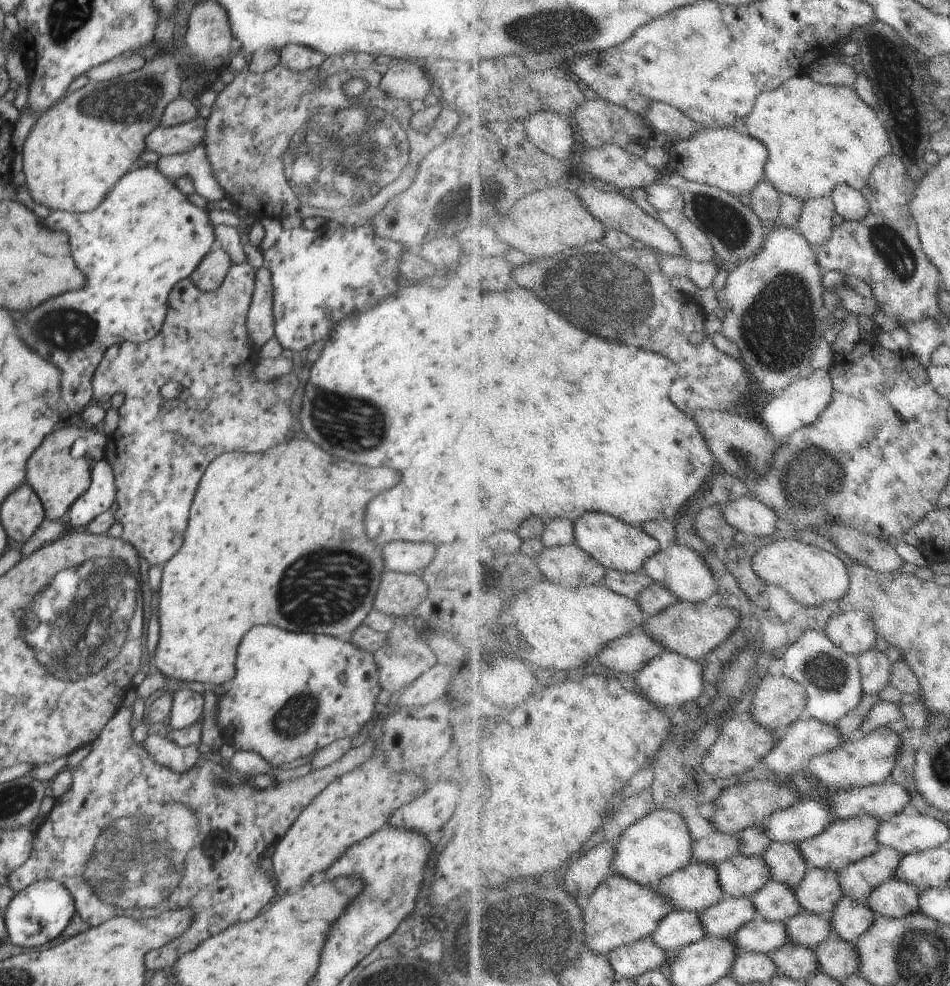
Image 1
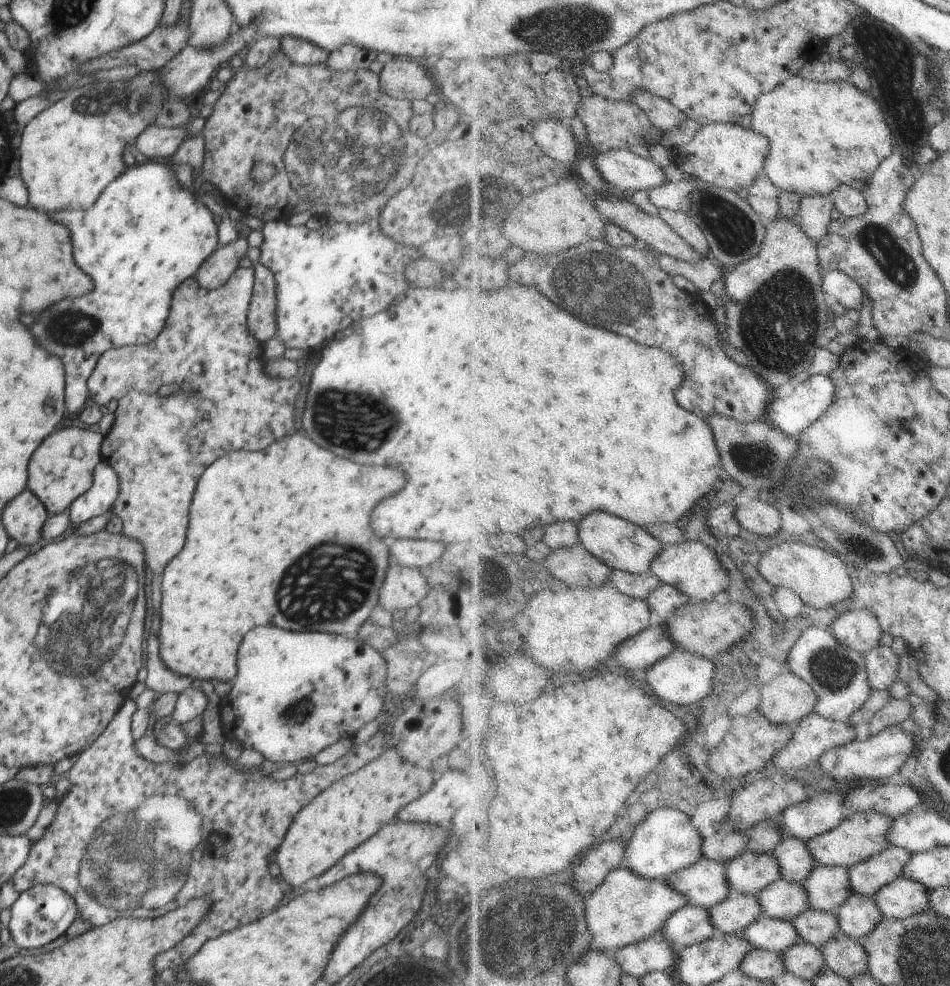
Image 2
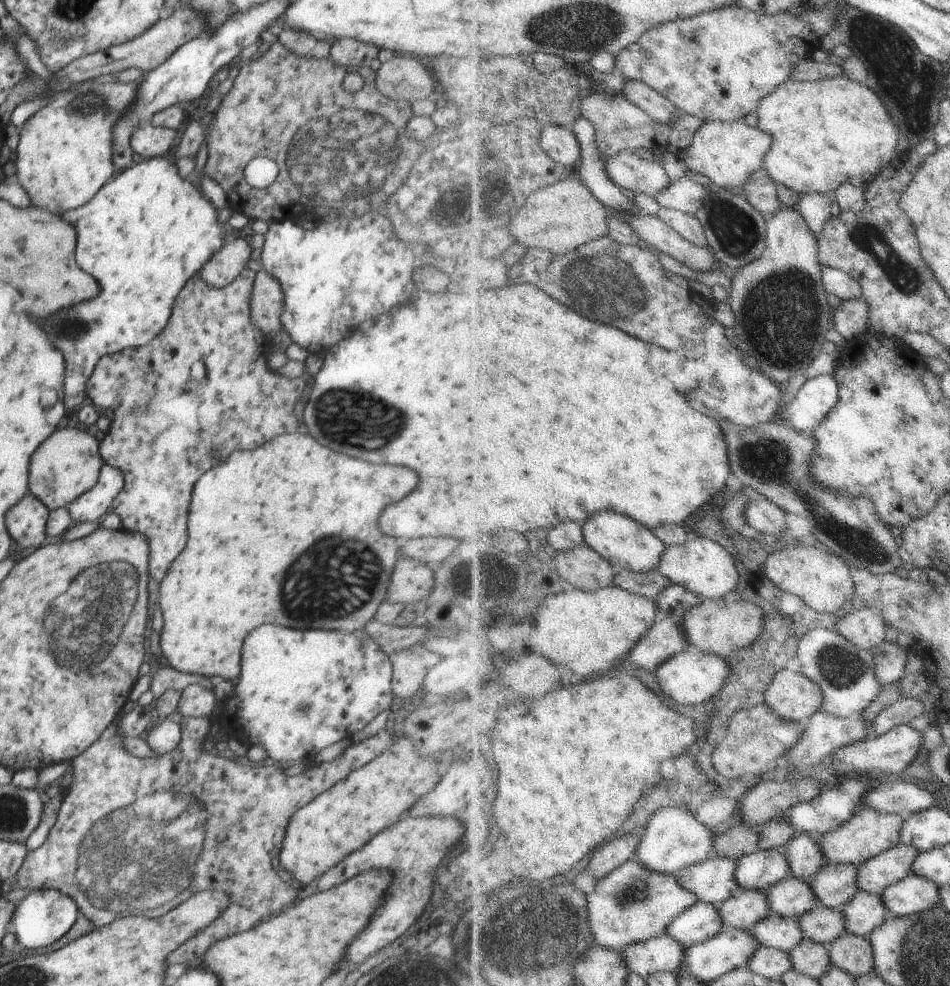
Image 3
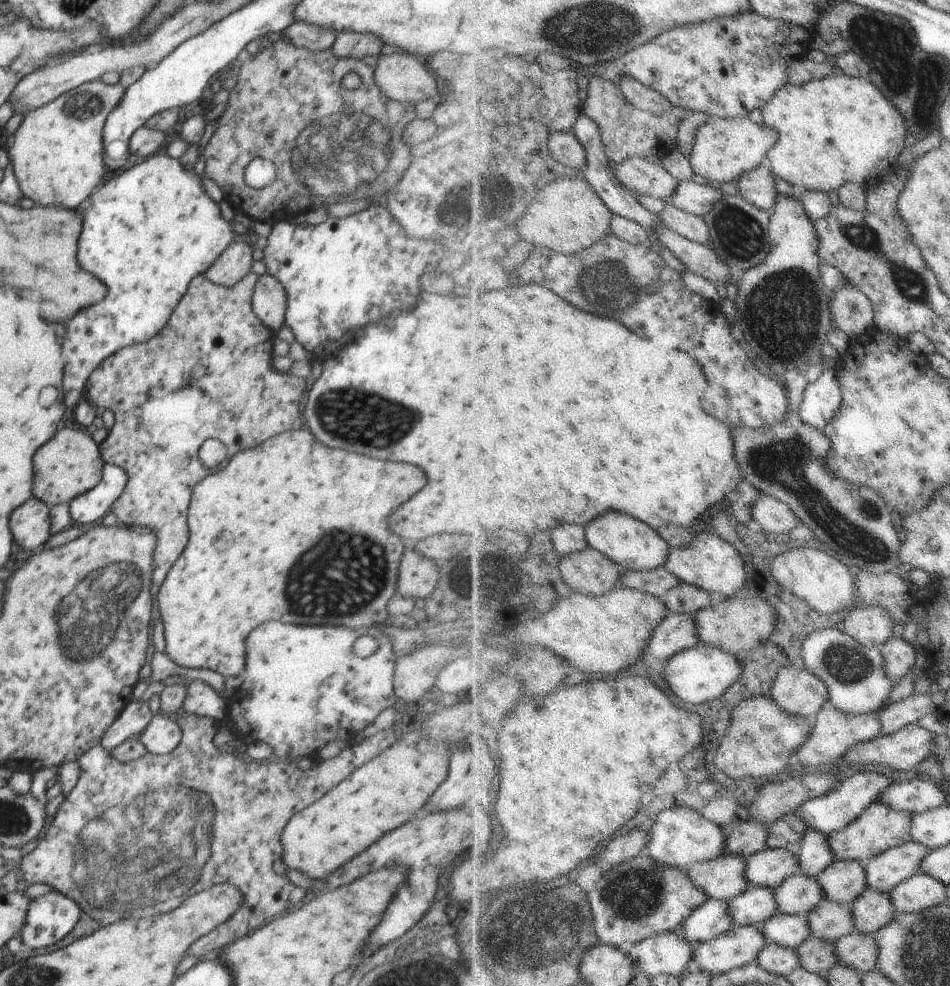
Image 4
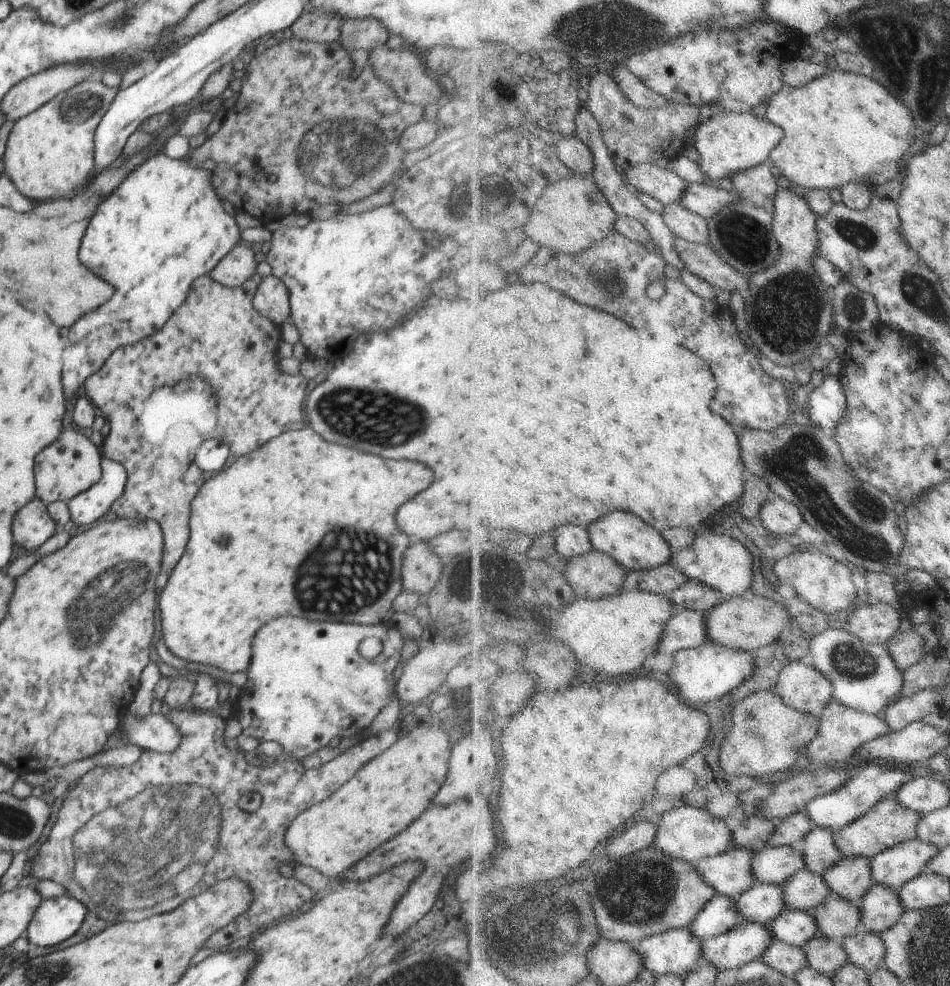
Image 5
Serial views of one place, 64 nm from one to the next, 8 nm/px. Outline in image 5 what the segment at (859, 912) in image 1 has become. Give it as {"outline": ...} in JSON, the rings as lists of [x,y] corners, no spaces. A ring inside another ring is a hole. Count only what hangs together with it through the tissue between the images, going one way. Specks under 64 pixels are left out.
{"outline":[[[886,884],[873,885],[872,890],[860,901],[862,929],[883,933],[898,924],[908,912],[900,891]]]}

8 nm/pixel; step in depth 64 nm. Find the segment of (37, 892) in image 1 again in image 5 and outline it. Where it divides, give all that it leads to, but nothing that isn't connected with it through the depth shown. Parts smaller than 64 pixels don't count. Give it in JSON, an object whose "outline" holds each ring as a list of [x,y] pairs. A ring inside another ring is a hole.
{"outline":[[[70,896],[48,898],[36,908],[28,926],[28,942],[34,946],[54,946],[79,930],[88,908]]]}

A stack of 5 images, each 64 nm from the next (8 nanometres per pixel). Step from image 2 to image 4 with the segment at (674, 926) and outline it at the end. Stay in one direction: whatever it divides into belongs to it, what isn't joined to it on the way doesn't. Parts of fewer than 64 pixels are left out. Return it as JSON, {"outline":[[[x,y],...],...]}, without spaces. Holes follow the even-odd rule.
{"outline":[[[710,899],[692,914],[692,918],[688,918],[687,926],[678,932],[688,936],[688,940],[701,944],[728,933],[735,922],[730,912],[730,901]]]}

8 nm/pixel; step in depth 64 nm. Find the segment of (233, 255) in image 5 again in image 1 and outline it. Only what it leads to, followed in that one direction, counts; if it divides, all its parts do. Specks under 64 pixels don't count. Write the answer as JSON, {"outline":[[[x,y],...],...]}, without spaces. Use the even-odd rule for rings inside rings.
{"outline":[[[214,247],[204,256],[202,262],[199,262],[198,268],[189,278],[202,292],[213,291],[220,288],[232,265],[230,254],[226,250]]]}

